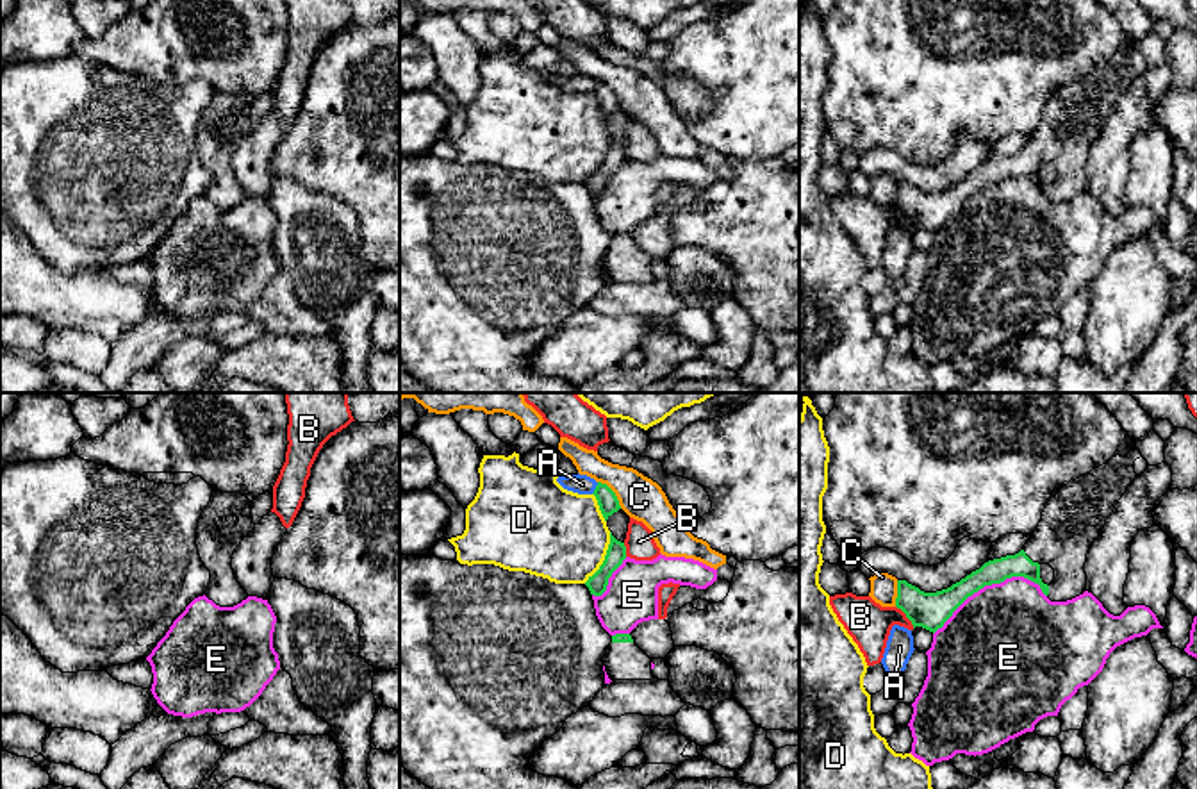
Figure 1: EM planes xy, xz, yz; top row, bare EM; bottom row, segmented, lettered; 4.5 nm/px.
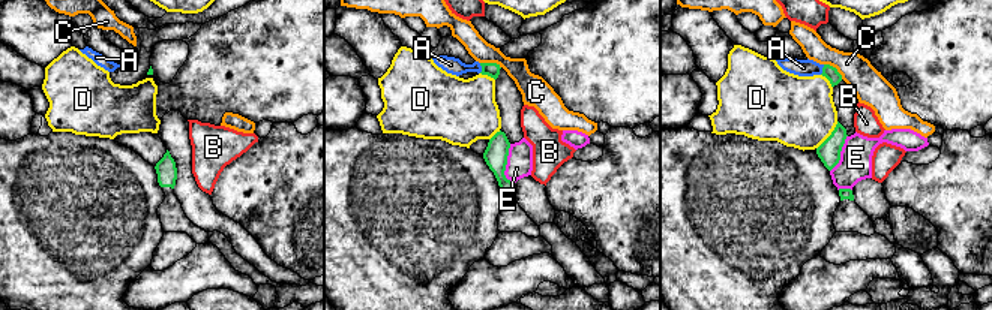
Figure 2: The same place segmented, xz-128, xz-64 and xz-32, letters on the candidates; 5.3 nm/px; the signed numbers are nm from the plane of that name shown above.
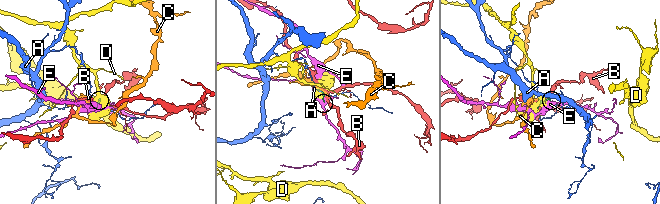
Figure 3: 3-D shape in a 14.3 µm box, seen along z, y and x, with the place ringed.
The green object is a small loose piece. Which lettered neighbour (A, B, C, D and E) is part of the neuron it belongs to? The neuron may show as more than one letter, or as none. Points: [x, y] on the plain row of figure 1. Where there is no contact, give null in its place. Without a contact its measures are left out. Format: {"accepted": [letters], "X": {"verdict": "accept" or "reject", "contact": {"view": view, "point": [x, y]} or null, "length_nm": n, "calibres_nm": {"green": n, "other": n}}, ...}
{"accepted": [], "A": {"verdict": "reject", "contact": {"view": "xz", "point": [596, 88]}, "length_nm": 70, "calibres_nm": {"green": 90, "other": 90}}, "B": {"verdict": "reject", "contact": {"view": "yz", "point": [907, 216]}, "length_nm": 130, "calibres_nm": {"green": 160, "other": 200}}, "C": {"verdict": "reject", "contact": {"view": "xz", "point": [614, 93]}, "length_nm": 170, "calibres_nm": {"green": 90, "other": 190}}, "D": {"verdict": "reject", "contact": {"view": "xz", "point": [605, 157]}, "length_nm": 260, "calibres_nm": {"green": 90, "other": 420}}, "E": {"verdict": "reject", "contact": {"view": "yz", "point": [989, 184]}, "length_nm": 550, "calibres_nm": {"green": 140, "other": 480}}}

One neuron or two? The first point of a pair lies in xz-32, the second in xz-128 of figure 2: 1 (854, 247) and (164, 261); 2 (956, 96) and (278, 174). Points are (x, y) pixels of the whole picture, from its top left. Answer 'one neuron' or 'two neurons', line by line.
1: one neuron
2: two neurons

